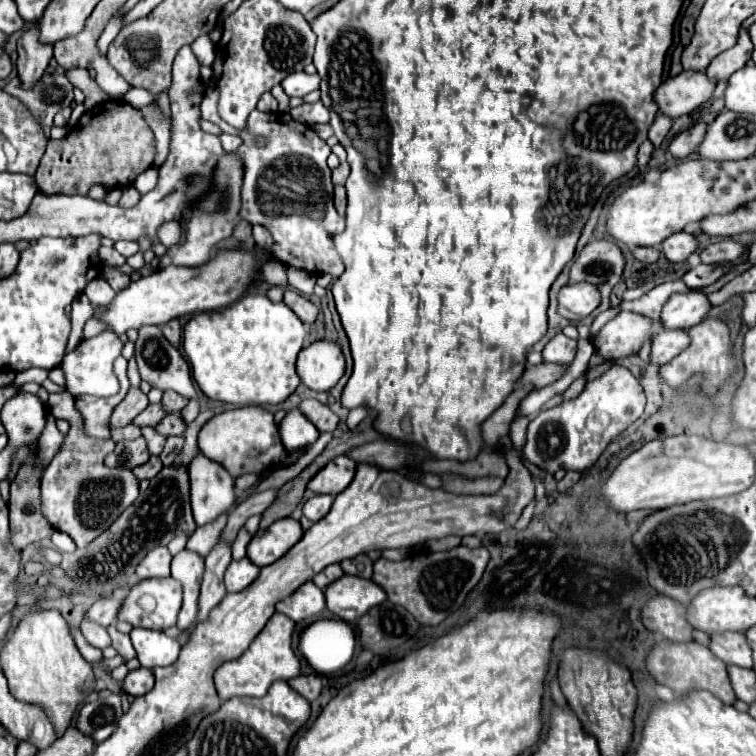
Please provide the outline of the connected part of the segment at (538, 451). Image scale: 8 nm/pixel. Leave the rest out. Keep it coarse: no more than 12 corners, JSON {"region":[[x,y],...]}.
{"region":[[625,366],[529,422],[521,458],[579,472],[643,414]]}

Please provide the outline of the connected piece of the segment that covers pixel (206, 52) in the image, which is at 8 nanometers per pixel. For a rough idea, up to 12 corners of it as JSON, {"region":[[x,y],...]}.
{"region":[[207,36],[191,44],[195,58],[203,66],[215,60],[215,46]]}

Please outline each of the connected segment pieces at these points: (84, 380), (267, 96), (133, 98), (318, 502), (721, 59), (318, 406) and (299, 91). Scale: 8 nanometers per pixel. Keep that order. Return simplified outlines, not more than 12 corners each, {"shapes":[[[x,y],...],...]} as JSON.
{"shapes":[[[111,332],[83,340],[65,356],[73,396],[113,396],[113,360],[123,342]],[[271,92],[259,98],[257,110],[277,112],[277,100]],[[131,88],[124,100],[141,109],[154,97],[145,89]],[[317,494],[303,504],[311,522],[327,516],[333,496]],[[745,28],[737,44],[721,52],[707,76],[721,80],[751,60],[753,42]],[[303,400],[299,410],[319,432],[333,432],[339,416],[317,400]],[[293,72],[281,82],[287,96],[317,90],[321,78]]]}

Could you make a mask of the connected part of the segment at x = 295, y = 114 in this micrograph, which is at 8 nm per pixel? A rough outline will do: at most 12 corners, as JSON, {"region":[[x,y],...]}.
{"region":[[323,102],[291,108],[301,124],[327,124],[329,110]]}

